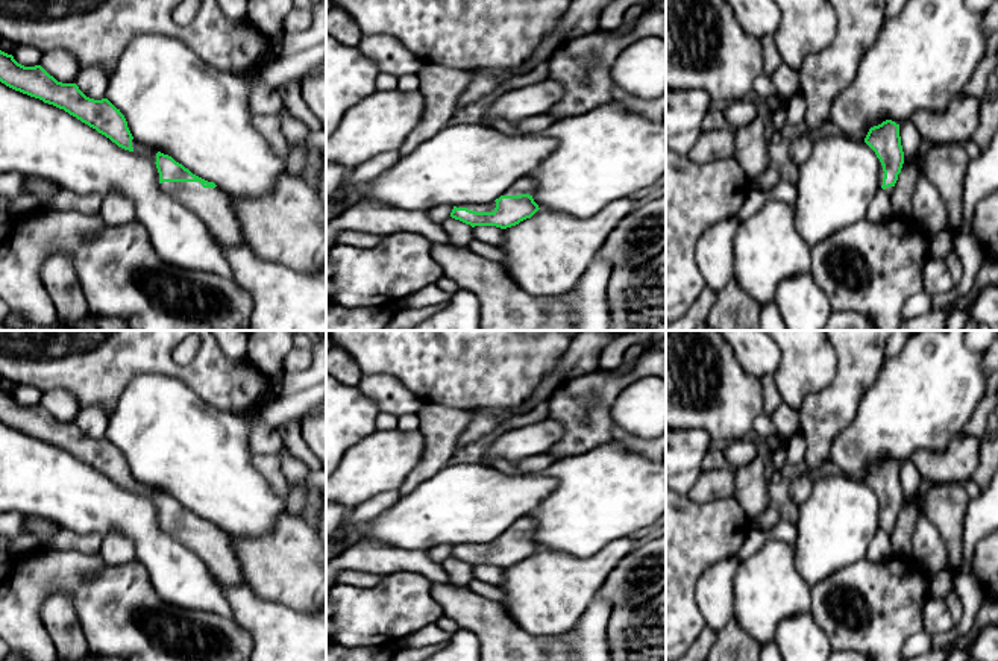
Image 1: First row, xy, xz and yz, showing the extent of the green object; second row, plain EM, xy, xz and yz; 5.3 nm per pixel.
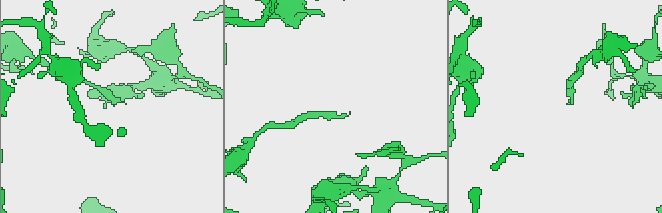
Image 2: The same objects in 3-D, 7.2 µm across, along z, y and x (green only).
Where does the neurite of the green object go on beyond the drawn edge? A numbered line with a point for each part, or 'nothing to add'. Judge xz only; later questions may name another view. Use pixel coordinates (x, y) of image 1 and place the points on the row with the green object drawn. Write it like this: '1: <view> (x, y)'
1: xz (490, 206)

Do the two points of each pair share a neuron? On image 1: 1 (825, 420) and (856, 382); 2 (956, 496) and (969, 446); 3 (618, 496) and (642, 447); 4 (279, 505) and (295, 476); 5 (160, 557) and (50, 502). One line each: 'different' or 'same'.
1: same
2: different
3: different
4: different
5: same

